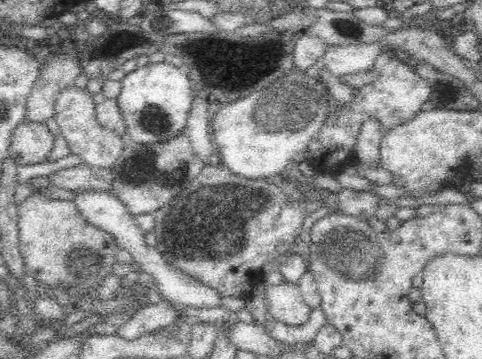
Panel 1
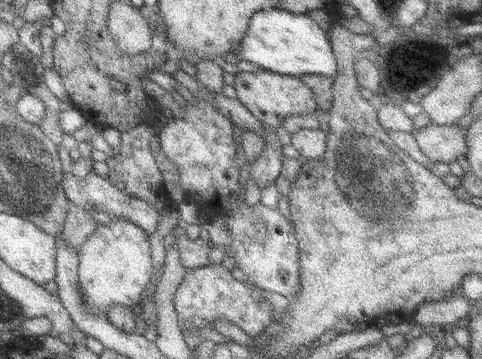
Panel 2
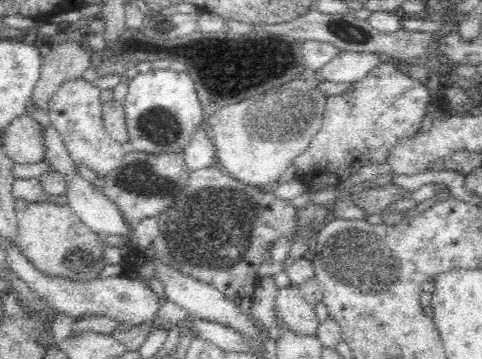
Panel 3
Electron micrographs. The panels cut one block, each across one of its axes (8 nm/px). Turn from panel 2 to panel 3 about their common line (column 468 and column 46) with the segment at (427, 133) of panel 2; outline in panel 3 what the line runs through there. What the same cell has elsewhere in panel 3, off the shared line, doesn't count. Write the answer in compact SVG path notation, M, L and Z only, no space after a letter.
M20 116L4 136L4 146L8 158L14 164L36 164L46 158L46 128L42 128L32 116Z

